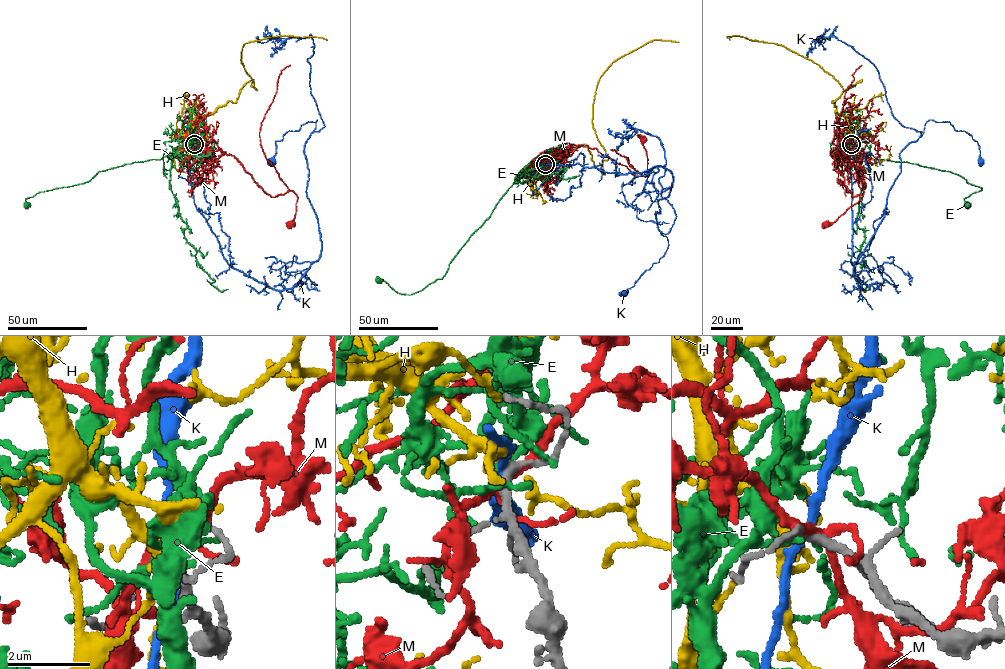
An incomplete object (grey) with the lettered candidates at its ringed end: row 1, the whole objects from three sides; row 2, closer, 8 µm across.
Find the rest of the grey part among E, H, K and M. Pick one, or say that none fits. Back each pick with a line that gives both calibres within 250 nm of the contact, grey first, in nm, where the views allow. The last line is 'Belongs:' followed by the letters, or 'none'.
H: 190 nm thick on the grey side, 280 nm on the other
Belongs: H

